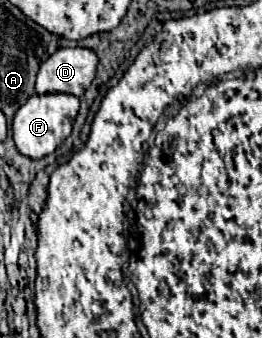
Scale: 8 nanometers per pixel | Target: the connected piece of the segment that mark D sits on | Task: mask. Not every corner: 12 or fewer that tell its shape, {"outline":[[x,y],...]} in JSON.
{"outline":[[57,49],[39,69],[37,93],[81,97],[93,83],[91,49]]}

